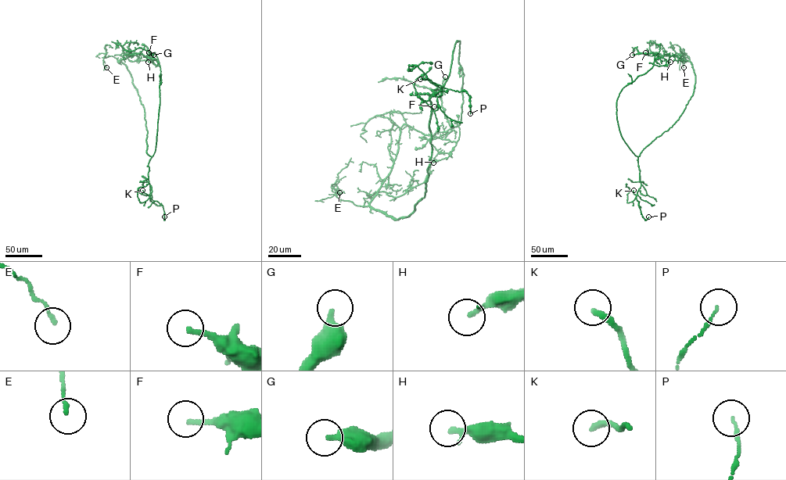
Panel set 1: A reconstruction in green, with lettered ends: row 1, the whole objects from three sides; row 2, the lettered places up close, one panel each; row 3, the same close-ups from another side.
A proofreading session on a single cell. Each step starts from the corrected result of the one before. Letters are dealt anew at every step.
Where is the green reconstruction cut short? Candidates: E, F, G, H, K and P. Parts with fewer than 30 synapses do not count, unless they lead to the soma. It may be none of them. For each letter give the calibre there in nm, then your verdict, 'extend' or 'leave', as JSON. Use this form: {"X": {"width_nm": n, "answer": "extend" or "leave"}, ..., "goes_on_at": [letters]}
{"E": {"width_nm": 140, "answer": "leave"}, "F": {"width_nm": 200, "answer": "leave"}, "G": {"width_nm": 360, "answer": "leave"}, "H": {"width_nm": 220, "answer": "extend"}, "K": {"width_nm": 240, "answer": "leave"}, "P": {"width_nm": 130, "answer": "leave"}, "goes_on_at": ["H"]}

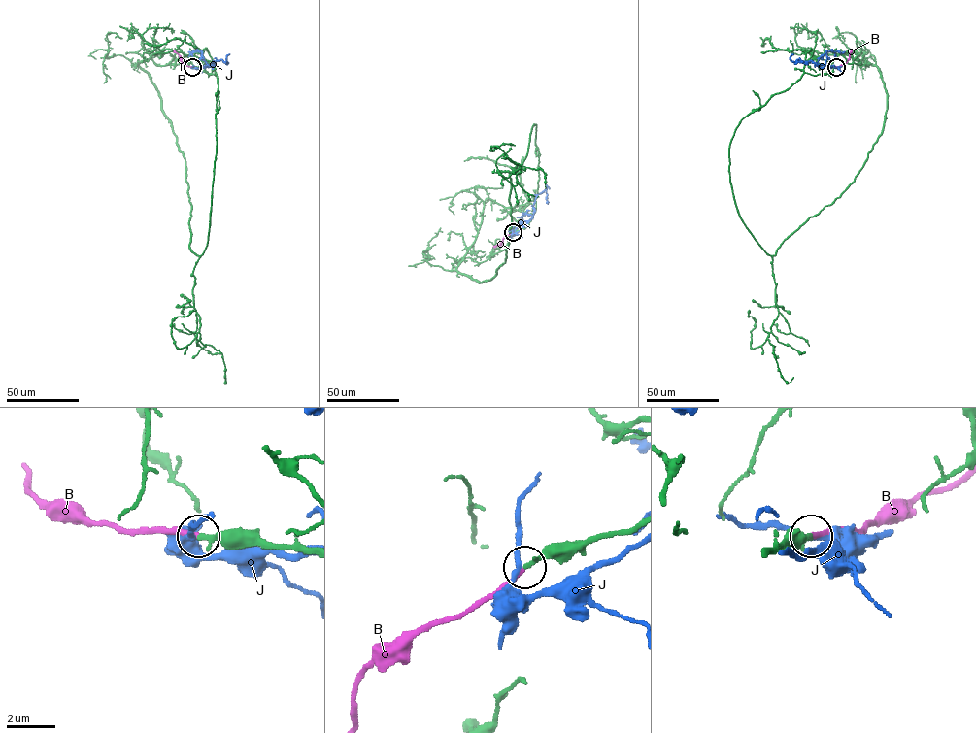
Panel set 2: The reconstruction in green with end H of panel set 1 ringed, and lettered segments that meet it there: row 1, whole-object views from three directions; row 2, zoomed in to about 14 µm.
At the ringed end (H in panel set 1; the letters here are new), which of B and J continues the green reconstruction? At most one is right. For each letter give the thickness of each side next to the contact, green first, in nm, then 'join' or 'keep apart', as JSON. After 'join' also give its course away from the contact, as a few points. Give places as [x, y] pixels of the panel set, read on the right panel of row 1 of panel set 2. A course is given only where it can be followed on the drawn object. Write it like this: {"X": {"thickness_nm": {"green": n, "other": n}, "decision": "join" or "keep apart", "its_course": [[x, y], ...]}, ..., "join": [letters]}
{"B": {"thickness_nm": {"green": 280, "other": 190}, "decision": "join", "its_course": [[836, 66], [846, 62], [852, 49]]}, "J": {"thickness_nm": {"green": 240, "other": 180}, "decision": "keep apart"}, "join": ["B"]}

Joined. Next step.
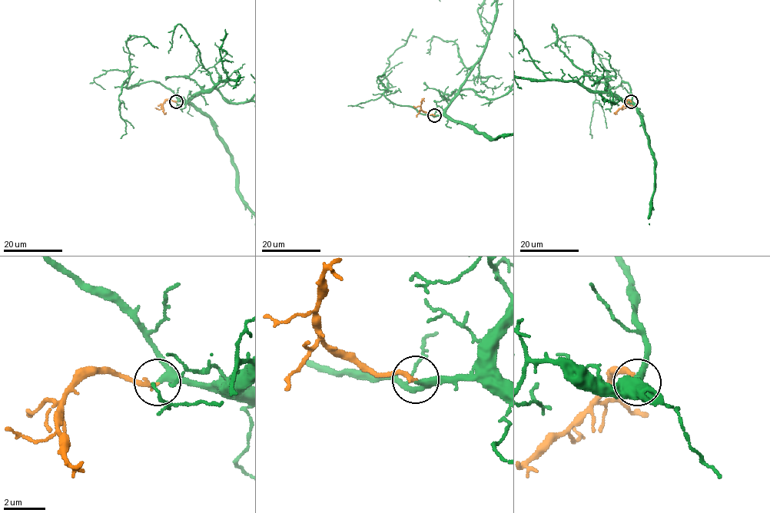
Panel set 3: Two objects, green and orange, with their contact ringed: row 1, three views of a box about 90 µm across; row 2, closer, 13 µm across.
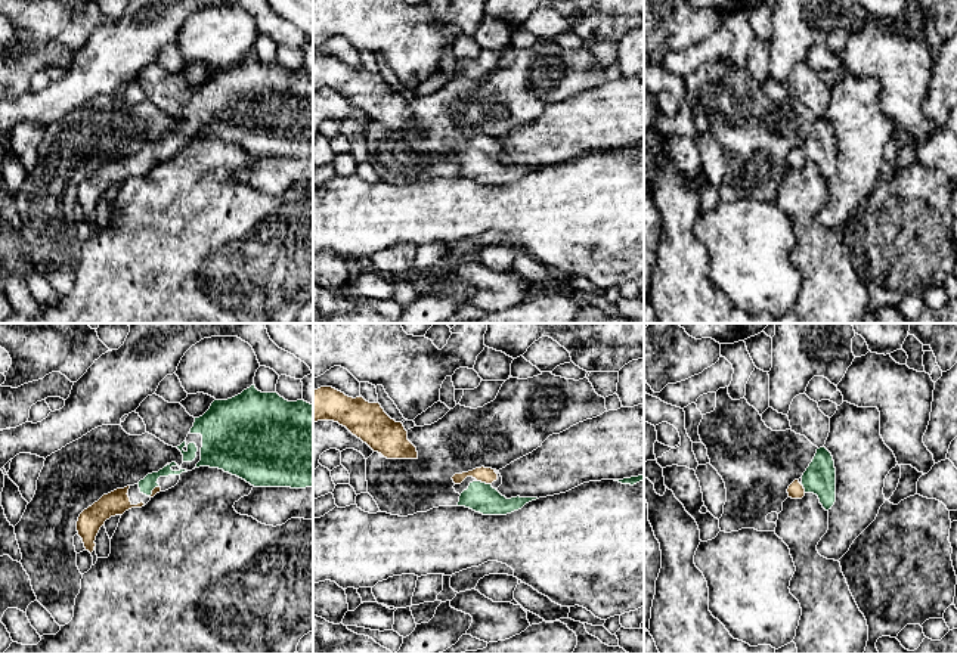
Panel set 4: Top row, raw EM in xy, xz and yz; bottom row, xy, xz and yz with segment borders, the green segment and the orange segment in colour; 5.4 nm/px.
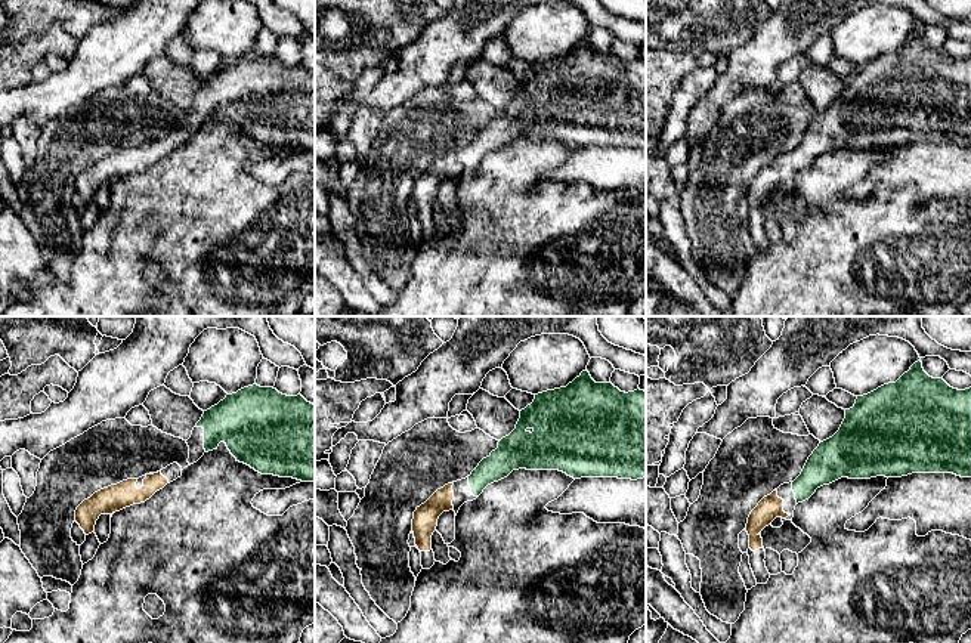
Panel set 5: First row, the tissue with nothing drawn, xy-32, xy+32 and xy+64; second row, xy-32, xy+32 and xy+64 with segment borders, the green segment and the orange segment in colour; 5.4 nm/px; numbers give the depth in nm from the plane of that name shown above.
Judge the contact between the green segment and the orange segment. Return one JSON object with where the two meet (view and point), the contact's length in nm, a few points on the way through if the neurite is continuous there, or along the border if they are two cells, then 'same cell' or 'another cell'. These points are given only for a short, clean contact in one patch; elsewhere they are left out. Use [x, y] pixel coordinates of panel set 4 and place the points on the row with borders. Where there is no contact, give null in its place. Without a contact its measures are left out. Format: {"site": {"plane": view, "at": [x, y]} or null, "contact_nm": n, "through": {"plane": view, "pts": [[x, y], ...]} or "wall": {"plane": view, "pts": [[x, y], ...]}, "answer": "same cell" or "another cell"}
{"site": {"plane": "xz", "at": [485, 483]}, "contact_nm": 80, "through": {"plane": "xz", "pts": [[482, 498], [485, 483], [488, 476]]}, "answer": "same cell"}

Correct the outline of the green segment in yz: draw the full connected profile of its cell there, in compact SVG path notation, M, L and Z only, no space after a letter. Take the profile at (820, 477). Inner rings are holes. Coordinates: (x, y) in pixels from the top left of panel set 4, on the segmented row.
M826 447L817 449L802 480L795 480L787 493L792 499L802 499L806 493L814 493L826 511L831 509L836 502L836 468L833 456Z

